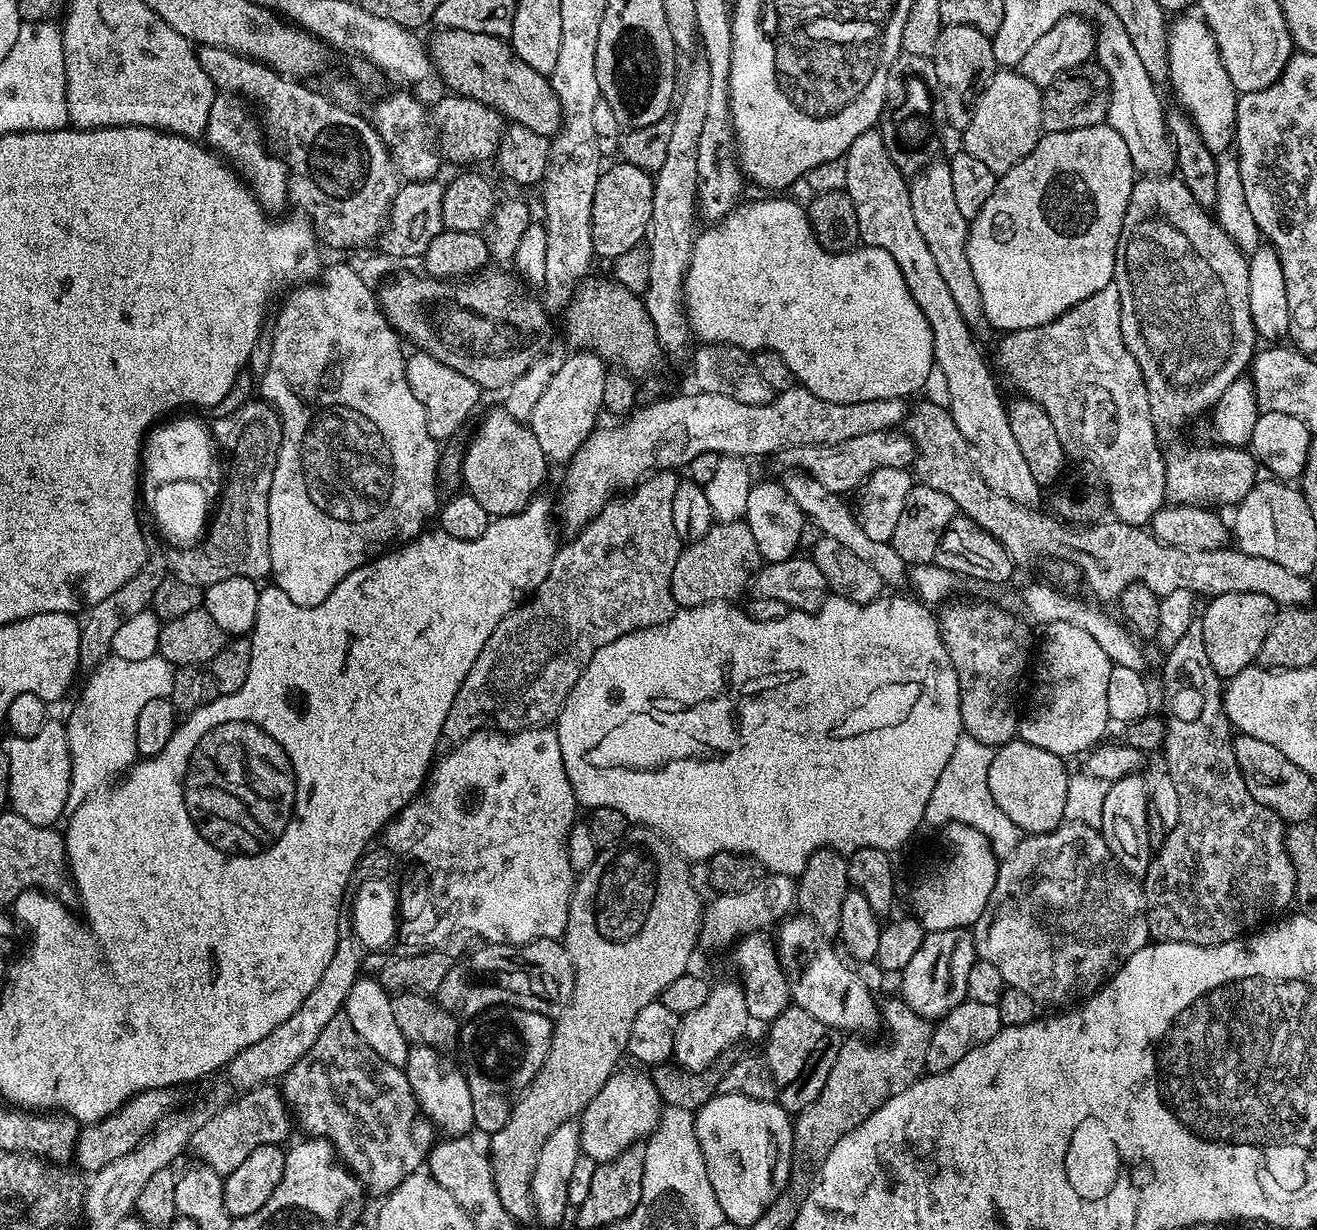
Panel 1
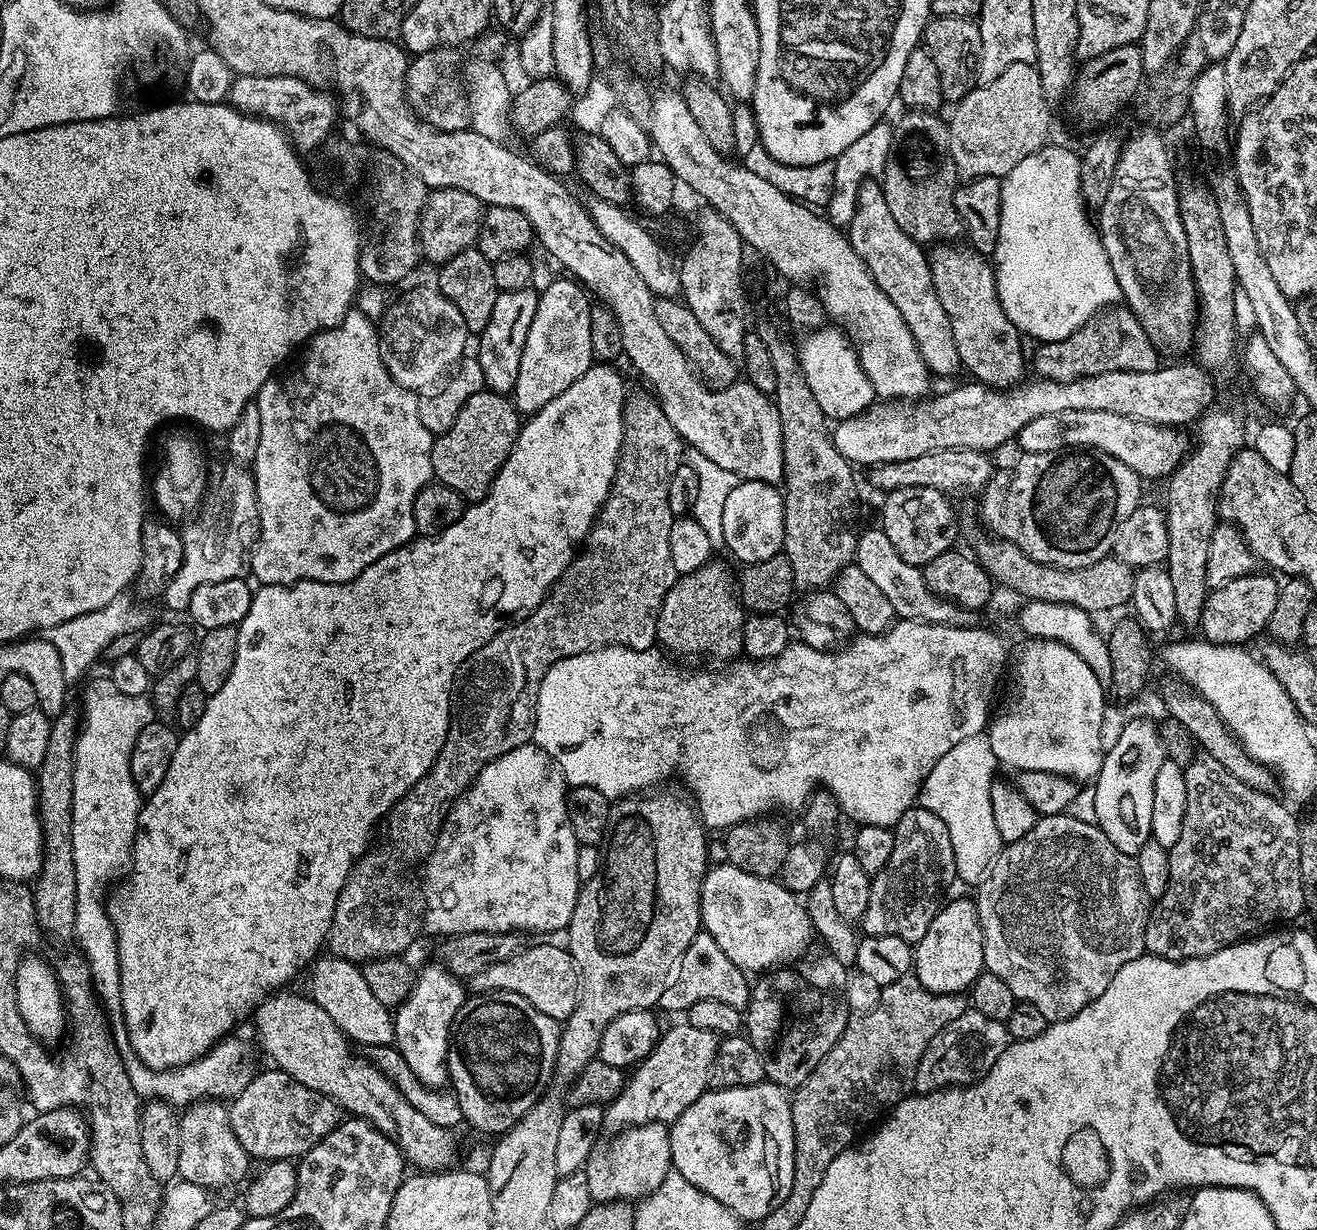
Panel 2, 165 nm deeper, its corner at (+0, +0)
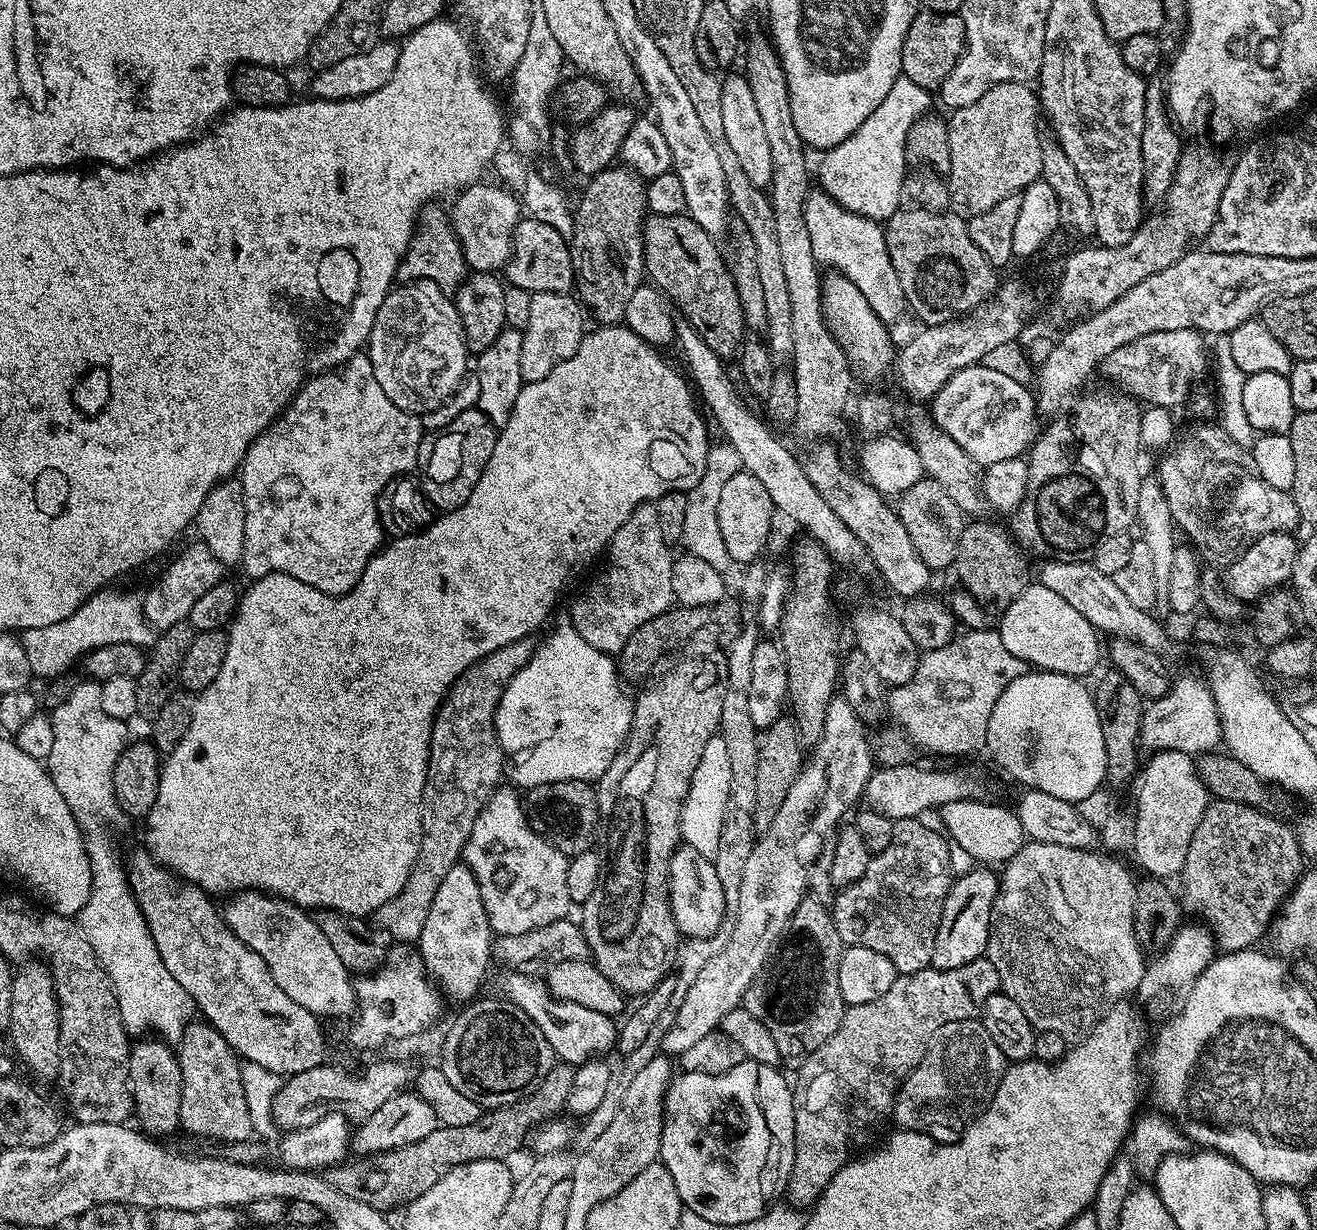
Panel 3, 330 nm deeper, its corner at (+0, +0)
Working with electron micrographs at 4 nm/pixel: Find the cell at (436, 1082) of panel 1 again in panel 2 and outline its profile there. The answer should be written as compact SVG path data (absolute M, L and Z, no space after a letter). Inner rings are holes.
M433 962L424 969L416 972L416 983L412 985L410 994L395 1009L392 1025L394 1026L394 1047L406 1058L406 1066L414 1070L418 1082L428 1088L444 1088L449 1083L448 1079L448 1035L452 1029L452 1019L458 1014L460 1007L466 999L466 988L462 985L461 977L452 975L443 964Z

